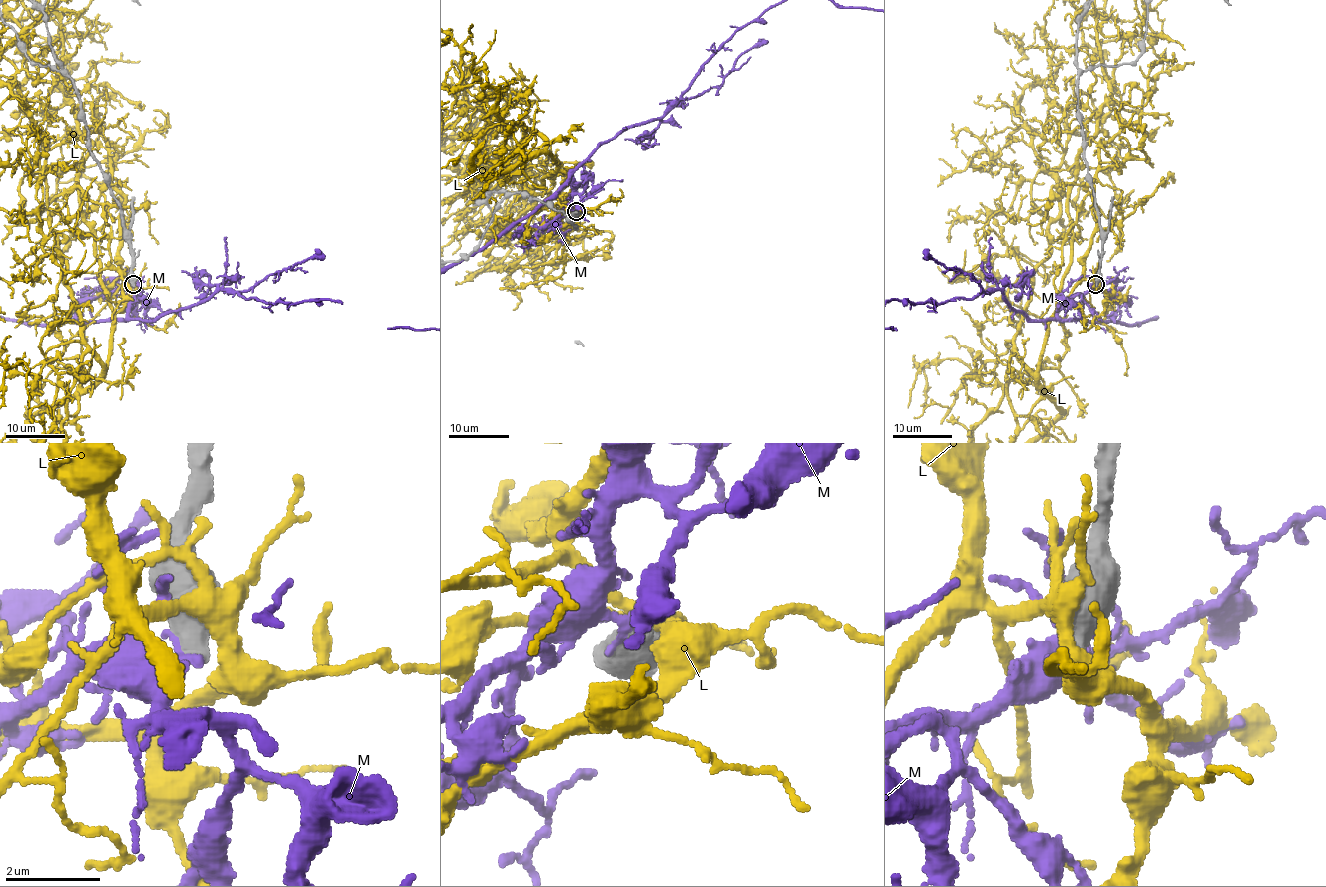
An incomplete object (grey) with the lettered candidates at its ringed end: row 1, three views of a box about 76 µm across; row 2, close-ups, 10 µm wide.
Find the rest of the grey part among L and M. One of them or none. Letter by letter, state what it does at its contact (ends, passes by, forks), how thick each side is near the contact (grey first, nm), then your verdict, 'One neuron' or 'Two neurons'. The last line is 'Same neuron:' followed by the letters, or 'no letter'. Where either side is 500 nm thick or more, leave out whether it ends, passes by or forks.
L: Thickness 750 nm (grey) against 400 nm. Two neurons
M: Thickness 650 nm (grey) against 220 nm. Two neurons
Same neuron: no letter

